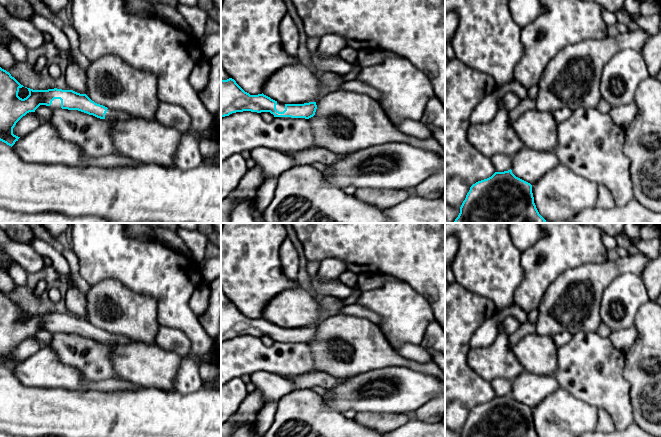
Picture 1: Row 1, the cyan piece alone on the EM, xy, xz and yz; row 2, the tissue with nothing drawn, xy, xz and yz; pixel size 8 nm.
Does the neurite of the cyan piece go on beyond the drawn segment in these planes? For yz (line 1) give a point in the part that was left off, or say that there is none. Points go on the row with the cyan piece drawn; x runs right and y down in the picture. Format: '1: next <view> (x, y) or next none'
1: next none

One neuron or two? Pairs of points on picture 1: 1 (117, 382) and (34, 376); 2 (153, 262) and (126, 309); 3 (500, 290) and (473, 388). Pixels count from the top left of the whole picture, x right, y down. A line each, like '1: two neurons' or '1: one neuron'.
1: one neuron
2: two neurons
3: two neurons

